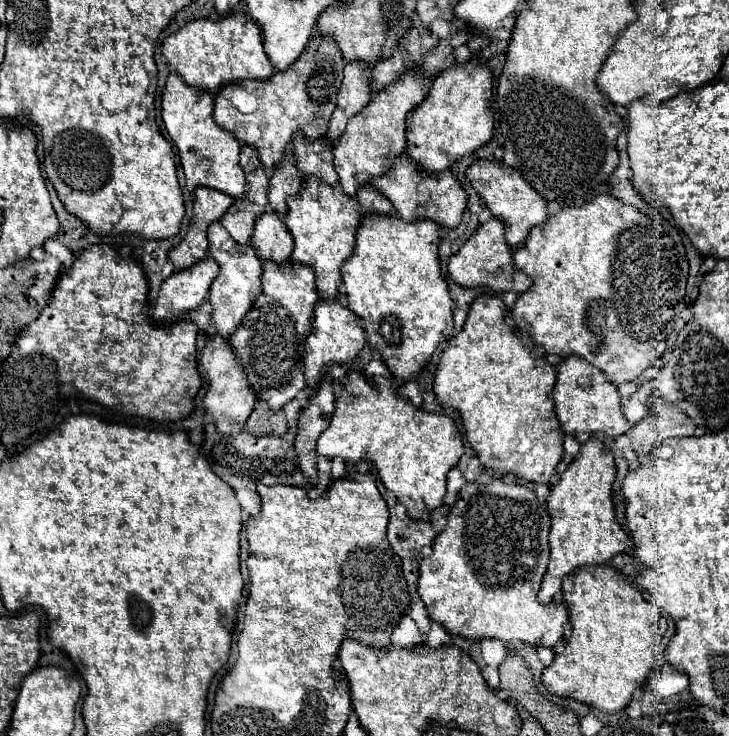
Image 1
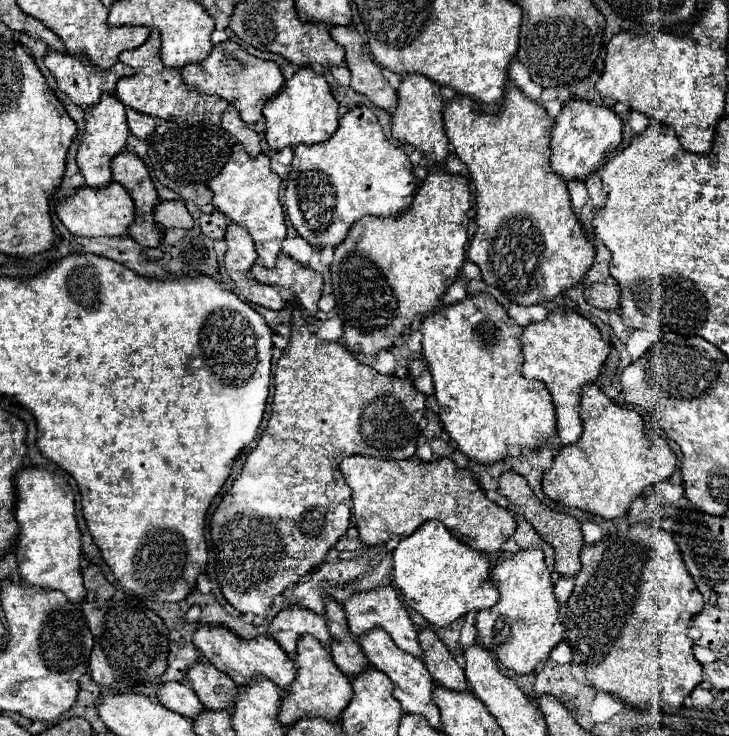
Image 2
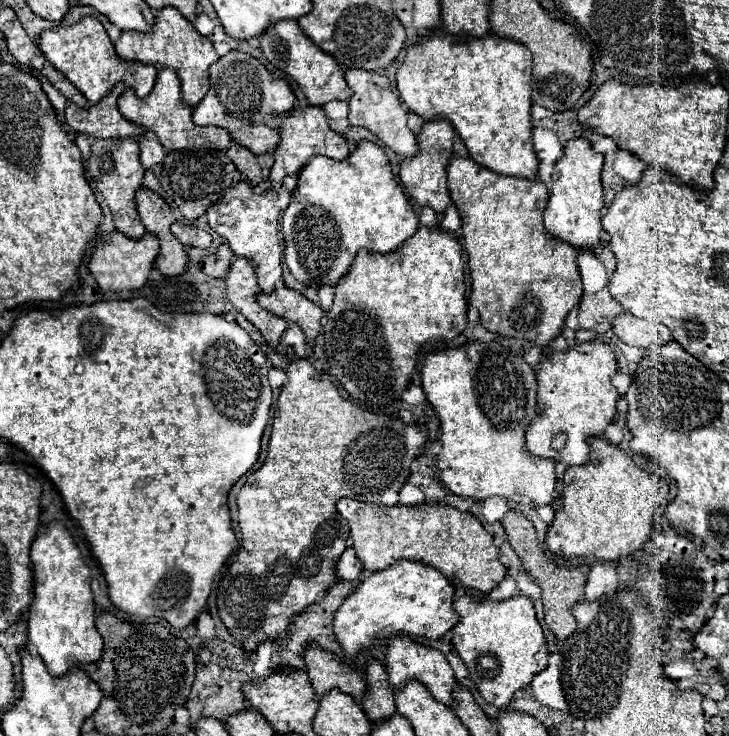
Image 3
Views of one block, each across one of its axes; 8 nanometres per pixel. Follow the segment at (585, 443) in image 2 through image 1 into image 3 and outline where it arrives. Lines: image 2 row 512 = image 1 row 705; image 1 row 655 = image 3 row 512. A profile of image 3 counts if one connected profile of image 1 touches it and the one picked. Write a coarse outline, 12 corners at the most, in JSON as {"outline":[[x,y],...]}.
{"outline":[[604,438],[562,478],[546,546],[620,560],[668,504],[664,474]]}

